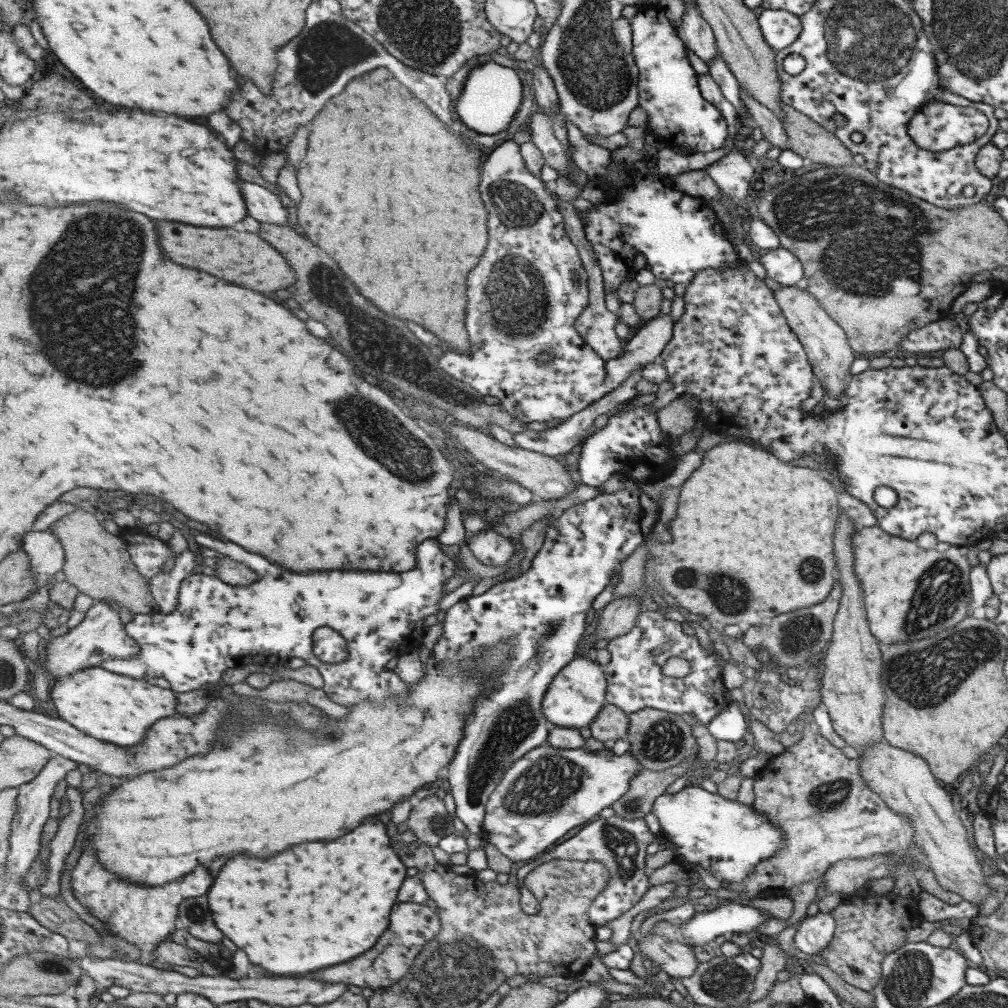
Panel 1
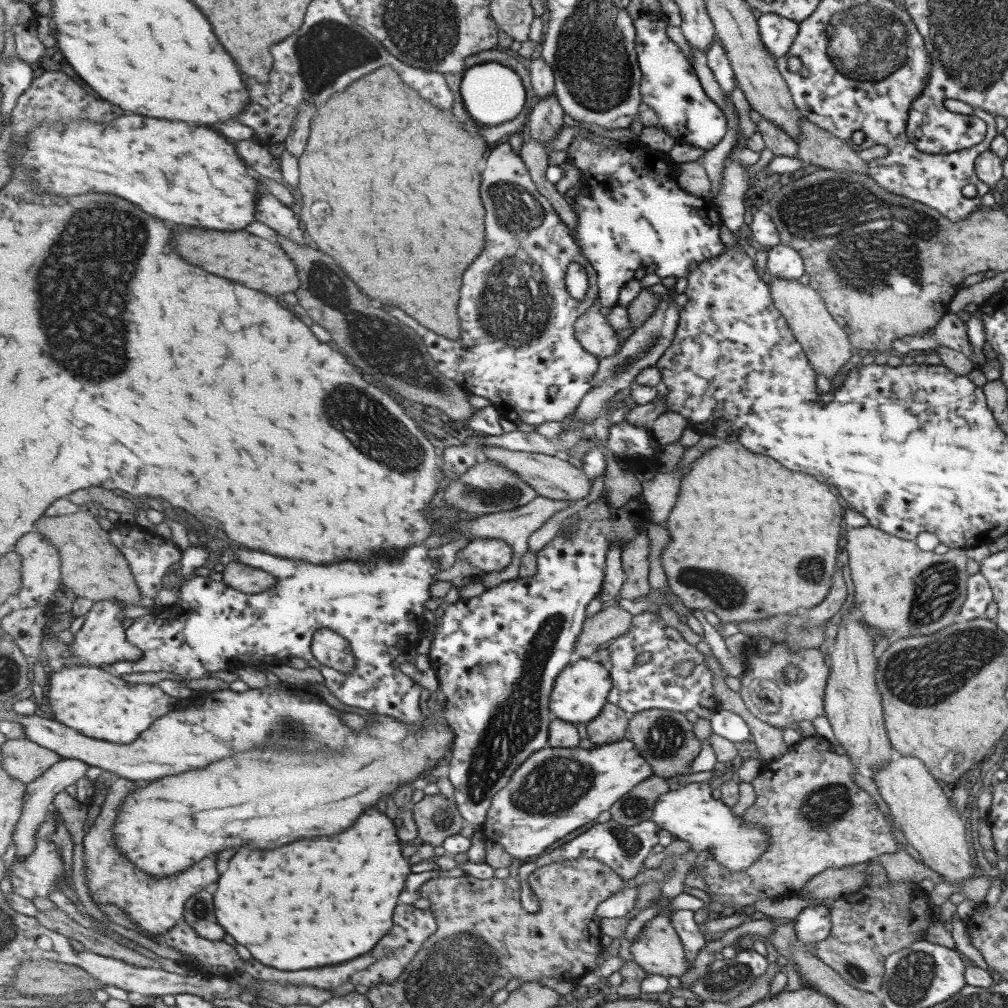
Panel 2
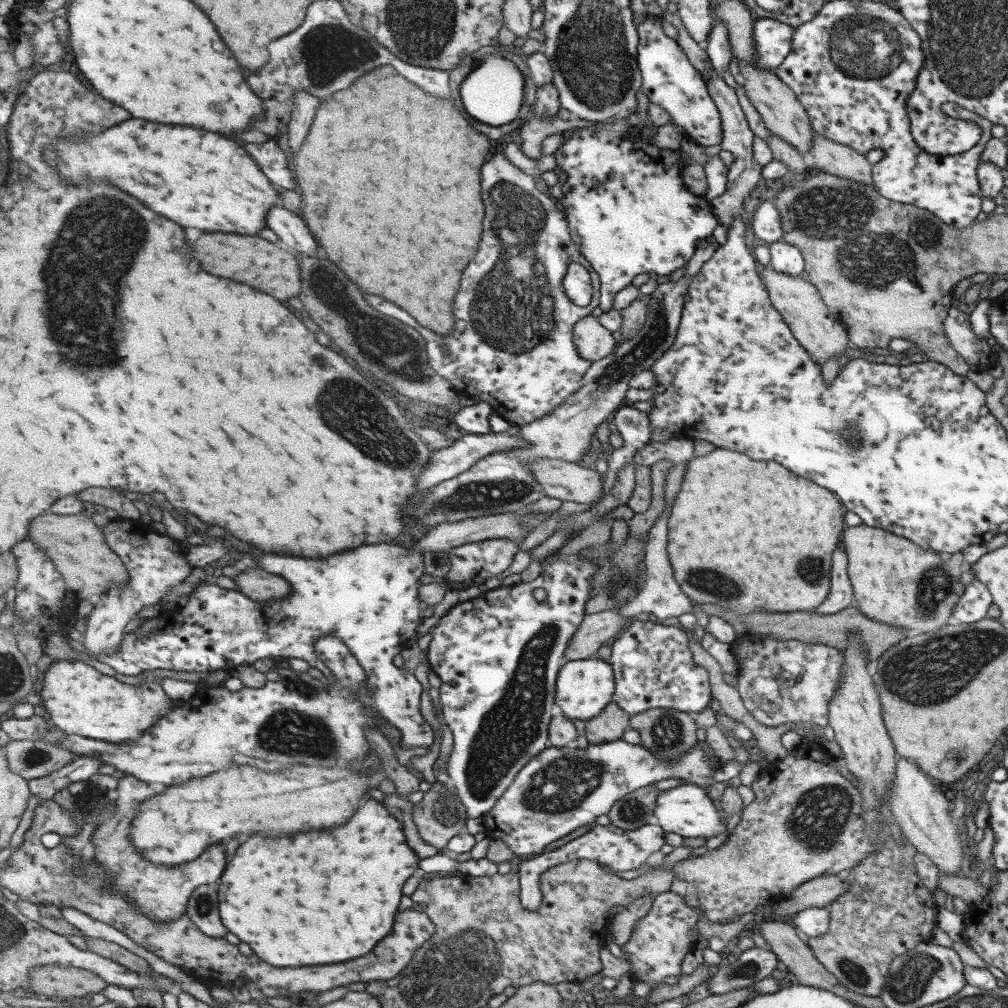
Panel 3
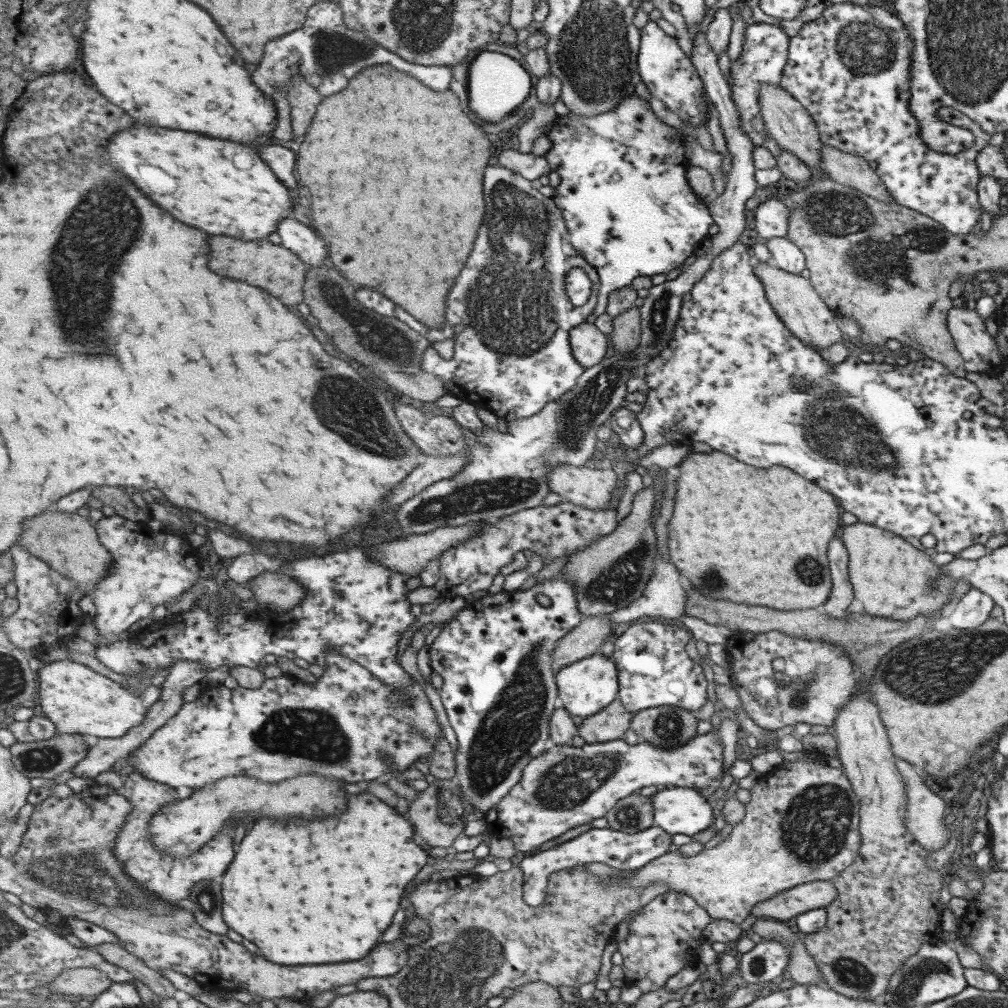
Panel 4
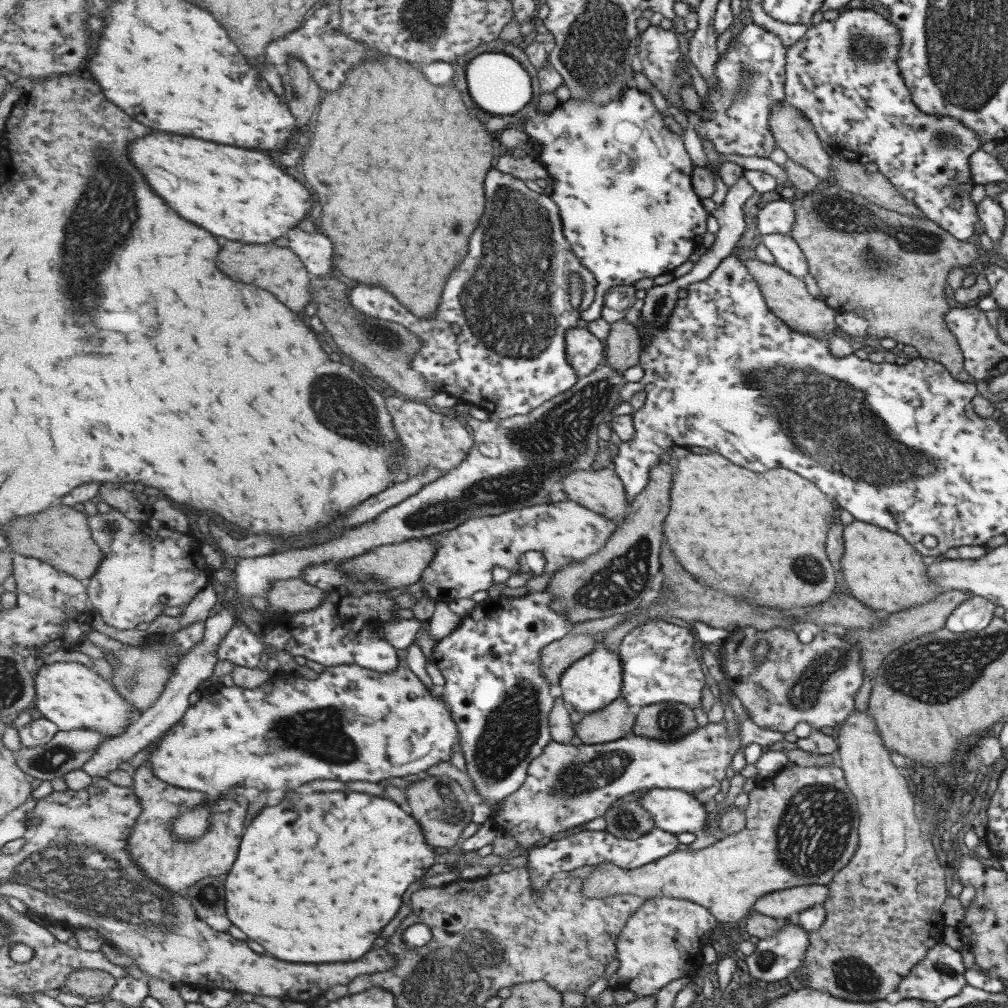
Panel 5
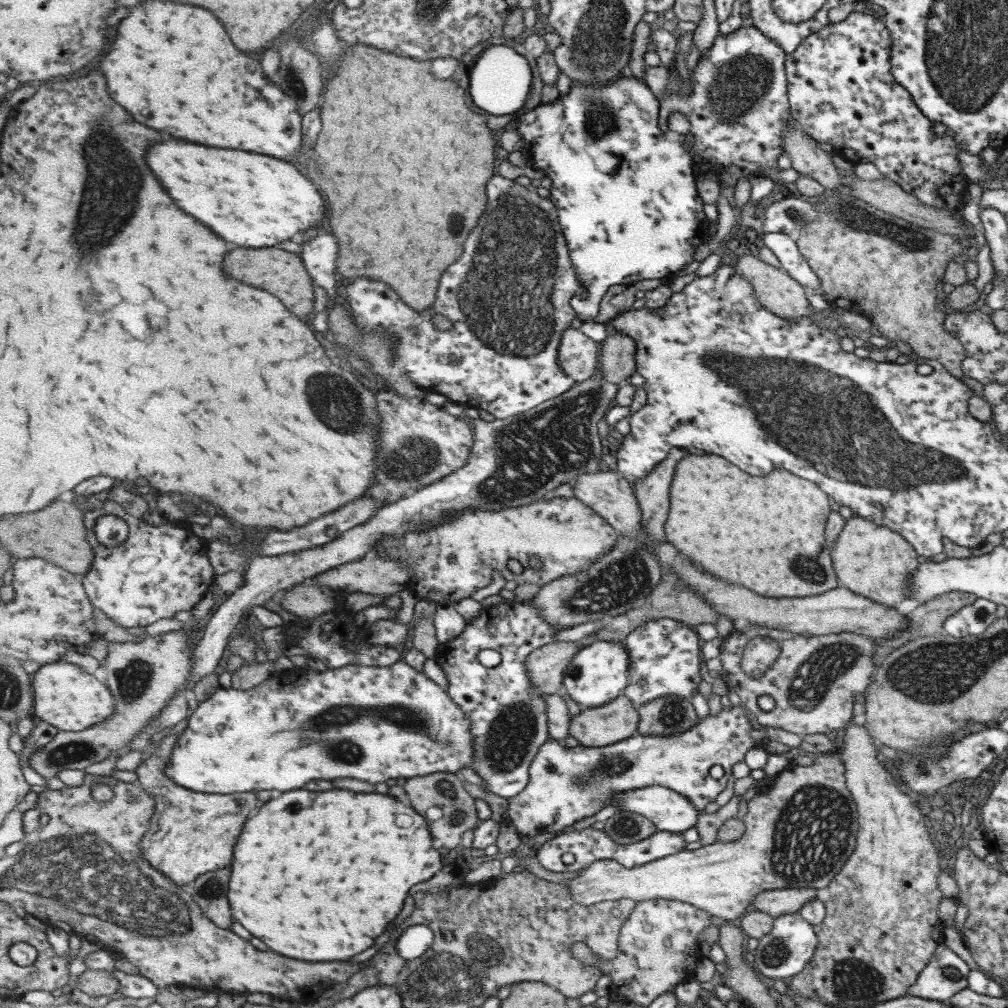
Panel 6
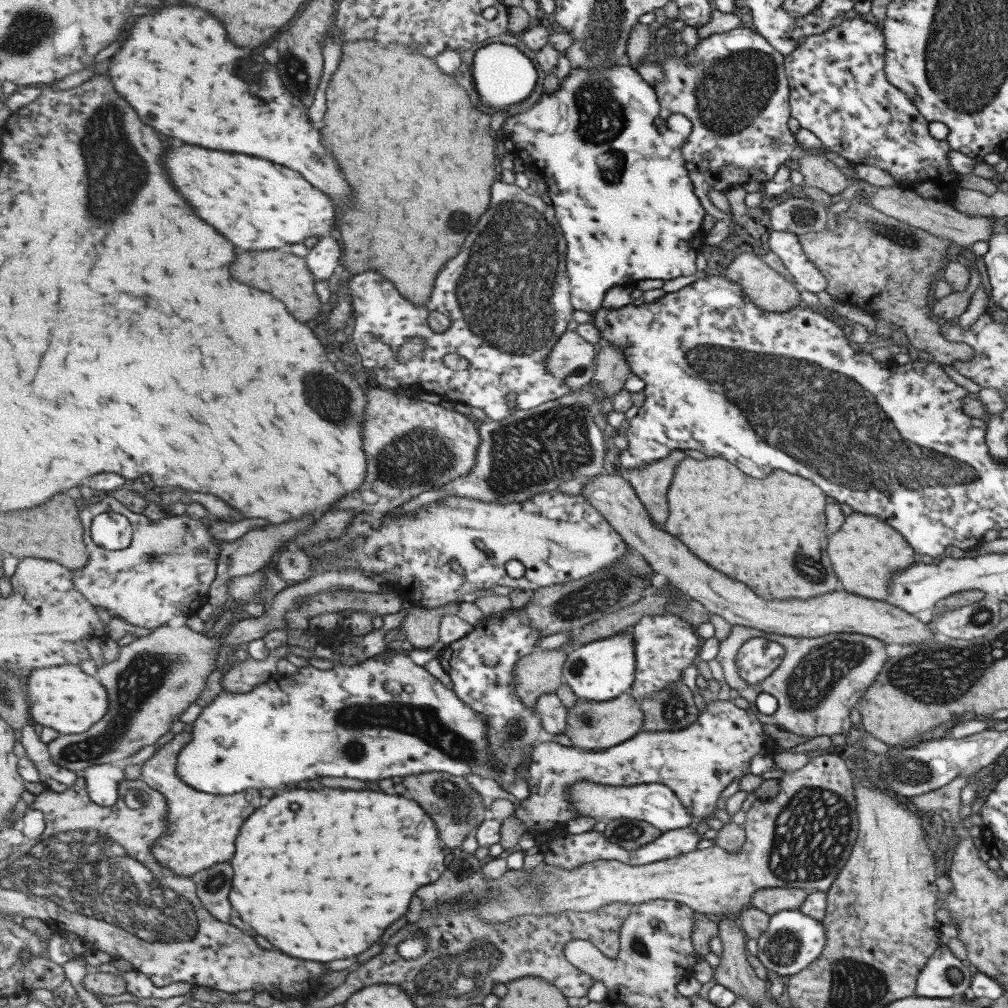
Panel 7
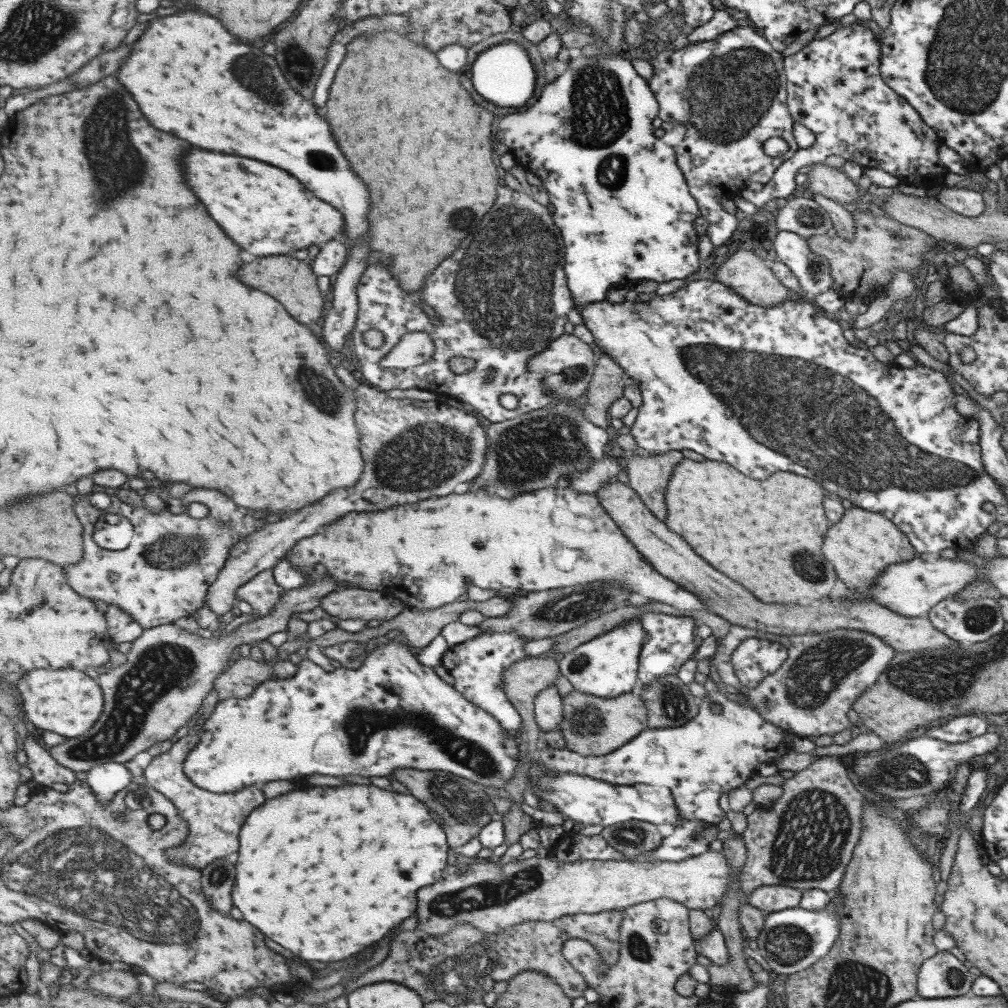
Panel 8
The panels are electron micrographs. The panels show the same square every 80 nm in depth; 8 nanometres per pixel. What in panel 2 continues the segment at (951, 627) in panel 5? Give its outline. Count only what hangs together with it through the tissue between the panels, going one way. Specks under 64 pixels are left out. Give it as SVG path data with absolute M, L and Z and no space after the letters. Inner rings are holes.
M978 571L967 577L965 600L961 603L959 616L973 620L984 616L986 607L992 602L992 592L983 575Z

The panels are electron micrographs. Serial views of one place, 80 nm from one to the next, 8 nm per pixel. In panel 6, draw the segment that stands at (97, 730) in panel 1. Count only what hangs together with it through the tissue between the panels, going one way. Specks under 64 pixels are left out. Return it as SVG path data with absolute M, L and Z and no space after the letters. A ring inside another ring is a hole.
M59 661L41 666L35 673L32 686L37 694L33 713L40 721L52 724L59 731L81 732L116 712L116 698L113 698L111 690L95 676L69 662Z

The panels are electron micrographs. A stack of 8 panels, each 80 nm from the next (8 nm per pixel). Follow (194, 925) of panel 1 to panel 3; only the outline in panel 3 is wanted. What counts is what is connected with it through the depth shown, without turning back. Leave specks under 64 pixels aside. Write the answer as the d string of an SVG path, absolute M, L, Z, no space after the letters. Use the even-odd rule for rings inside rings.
M211 884L201 885L190 899L187 913L200 930L209 936L225 936L227 928L219 914L219 888Z

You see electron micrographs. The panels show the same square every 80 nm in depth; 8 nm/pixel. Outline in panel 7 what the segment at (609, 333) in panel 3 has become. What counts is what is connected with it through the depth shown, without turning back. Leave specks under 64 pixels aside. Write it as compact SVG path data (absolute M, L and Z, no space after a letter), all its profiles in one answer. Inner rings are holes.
M567 331L546 358L546 367L553 376L562 378L573 391L579 391L593 384L597 357L597 348L592 342L577 331Z

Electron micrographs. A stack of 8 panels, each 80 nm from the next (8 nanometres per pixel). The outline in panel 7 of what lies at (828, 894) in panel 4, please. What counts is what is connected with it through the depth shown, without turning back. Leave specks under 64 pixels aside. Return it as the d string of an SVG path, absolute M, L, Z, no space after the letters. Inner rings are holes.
M763 888L754 892L748 906L772 915L782 910L799 908L808 894L799 888Z

